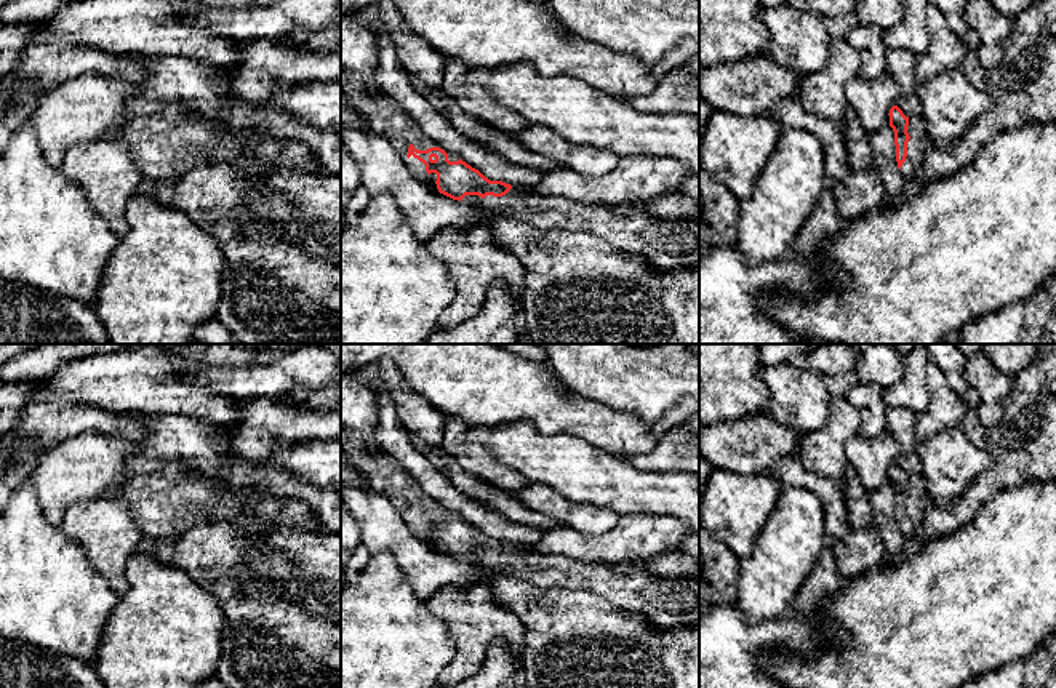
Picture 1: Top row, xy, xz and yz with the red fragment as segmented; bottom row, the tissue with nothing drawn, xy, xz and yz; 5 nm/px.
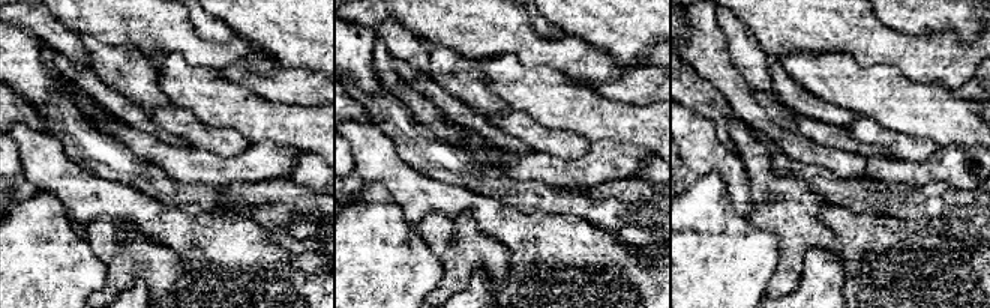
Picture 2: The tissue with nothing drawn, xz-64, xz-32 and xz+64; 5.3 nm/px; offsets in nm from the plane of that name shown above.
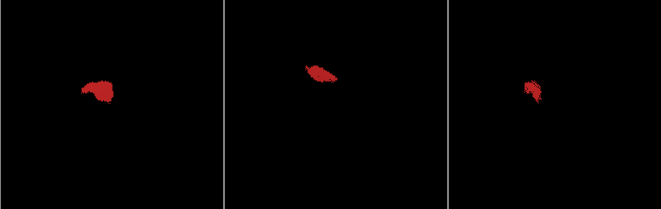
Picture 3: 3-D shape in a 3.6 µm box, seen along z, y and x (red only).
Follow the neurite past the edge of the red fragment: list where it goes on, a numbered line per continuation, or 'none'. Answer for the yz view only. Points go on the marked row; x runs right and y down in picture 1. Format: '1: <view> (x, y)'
1: yz (919, 143)

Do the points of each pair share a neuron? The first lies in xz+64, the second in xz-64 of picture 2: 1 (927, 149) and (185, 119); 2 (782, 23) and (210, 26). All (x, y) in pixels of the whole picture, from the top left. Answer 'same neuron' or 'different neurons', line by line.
1: same neuron
2: different neurons

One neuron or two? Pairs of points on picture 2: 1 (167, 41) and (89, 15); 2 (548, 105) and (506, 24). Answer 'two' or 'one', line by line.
1: one
2: two

